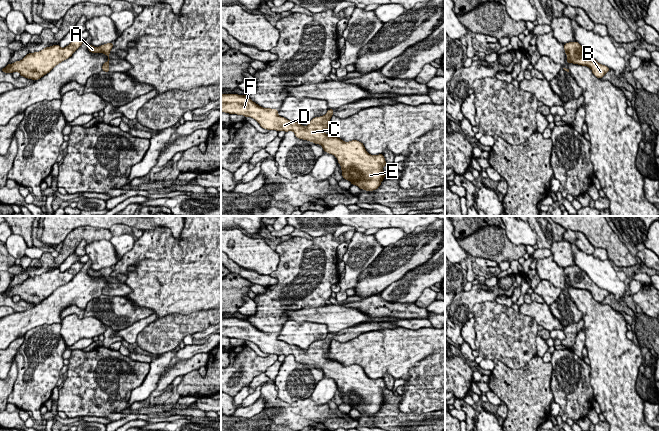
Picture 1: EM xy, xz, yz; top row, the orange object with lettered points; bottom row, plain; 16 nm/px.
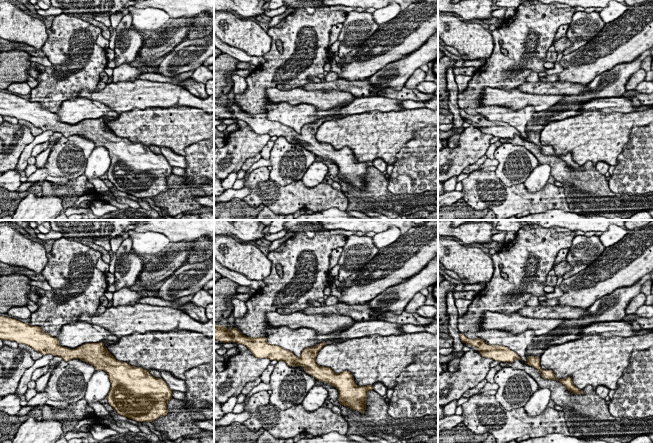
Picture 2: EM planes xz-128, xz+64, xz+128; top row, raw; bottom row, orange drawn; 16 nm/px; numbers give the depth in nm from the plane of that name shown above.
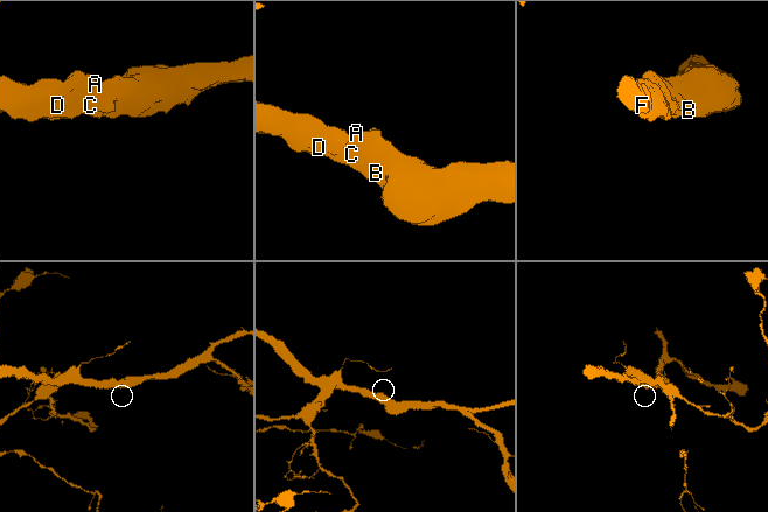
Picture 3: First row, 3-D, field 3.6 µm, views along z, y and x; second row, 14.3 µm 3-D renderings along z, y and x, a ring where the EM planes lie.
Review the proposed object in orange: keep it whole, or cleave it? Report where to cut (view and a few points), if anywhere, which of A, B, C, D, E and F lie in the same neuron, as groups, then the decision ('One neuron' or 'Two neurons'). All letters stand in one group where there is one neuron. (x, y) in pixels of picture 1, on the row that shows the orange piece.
No split. Groups: A B C D E F. One neuron

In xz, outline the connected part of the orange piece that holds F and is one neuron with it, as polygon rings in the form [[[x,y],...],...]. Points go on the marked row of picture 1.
[[[221,93],[221,112],[251,117],[264,129],[293,131],[297,138],[321,145],[324,152],[337,158],[343,179],[360,189],[377,190],[385,177],[383,167],[387,164],[383,154],[371,155],[364,144],[357,140],[344,142],[324,132],[329,128],[333,109],[329,109],[324,116],[313,118],[305,127],[279,116],[277,109],[259,106],[247,95]]]

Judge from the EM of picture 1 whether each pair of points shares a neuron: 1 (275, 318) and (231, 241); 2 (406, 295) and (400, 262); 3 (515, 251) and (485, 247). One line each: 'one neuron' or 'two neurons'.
1: two neurons
2: two neurons
3: one neuron

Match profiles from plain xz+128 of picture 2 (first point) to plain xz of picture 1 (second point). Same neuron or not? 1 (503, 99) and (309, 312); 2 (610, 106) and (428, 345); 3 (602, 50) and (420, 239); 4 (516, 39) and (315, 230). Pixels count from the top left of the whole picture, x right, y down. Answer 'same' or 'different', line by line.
1: same
2: different
3: same
4: different

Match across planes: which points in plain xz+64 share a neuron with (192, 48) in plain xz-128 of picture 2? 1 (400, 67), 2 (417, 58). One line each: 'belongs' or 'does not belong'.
1: belongs
2: belongs

